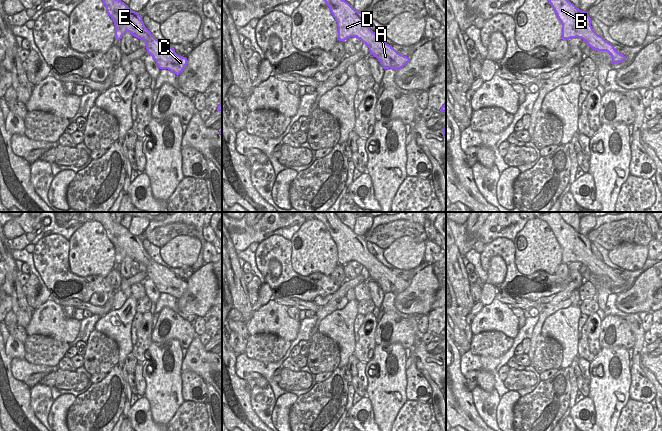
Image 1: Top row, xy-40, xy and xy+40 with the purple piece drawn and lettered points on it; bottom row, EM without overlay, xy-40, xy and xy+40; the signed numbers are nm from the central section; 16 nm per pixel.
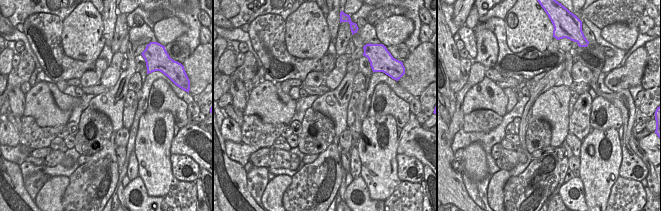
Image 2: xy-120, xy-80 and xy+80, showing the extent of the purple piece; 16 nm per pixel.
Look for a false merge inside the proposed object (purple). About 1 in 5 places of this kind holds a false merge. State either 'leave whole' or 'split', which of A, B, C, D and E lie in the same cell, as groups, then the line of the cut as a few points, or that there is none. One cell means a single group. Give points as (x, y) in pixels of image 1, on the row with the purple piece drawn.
leave whole; A B C D E; no cut

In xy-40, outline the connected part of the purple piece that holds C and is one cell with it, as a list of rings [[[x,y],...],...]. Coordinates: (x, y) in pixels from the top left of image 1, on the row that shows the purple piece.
[[[102,0],[108,15],[115,25],[115,39],[119,40],[129,32],[146,43],[147,54],[150,54],[160,69],[168,69],[179,75],[186,67],[186,57],[178,55],[168,44],[156,39],[145,27],[142,16],[132,11],[121,0]]]

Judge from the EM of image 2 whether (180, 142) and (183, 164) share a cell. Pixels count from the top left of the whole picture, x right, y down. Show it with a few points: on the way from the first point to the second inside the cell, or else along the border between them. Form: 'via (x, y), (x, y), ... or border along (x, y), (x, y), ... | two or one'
border along (171, 154), (188, 155), (200, 168) | two

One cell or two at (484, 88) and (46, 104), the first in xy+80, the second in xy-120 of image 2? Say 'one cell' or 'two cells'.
one cell

